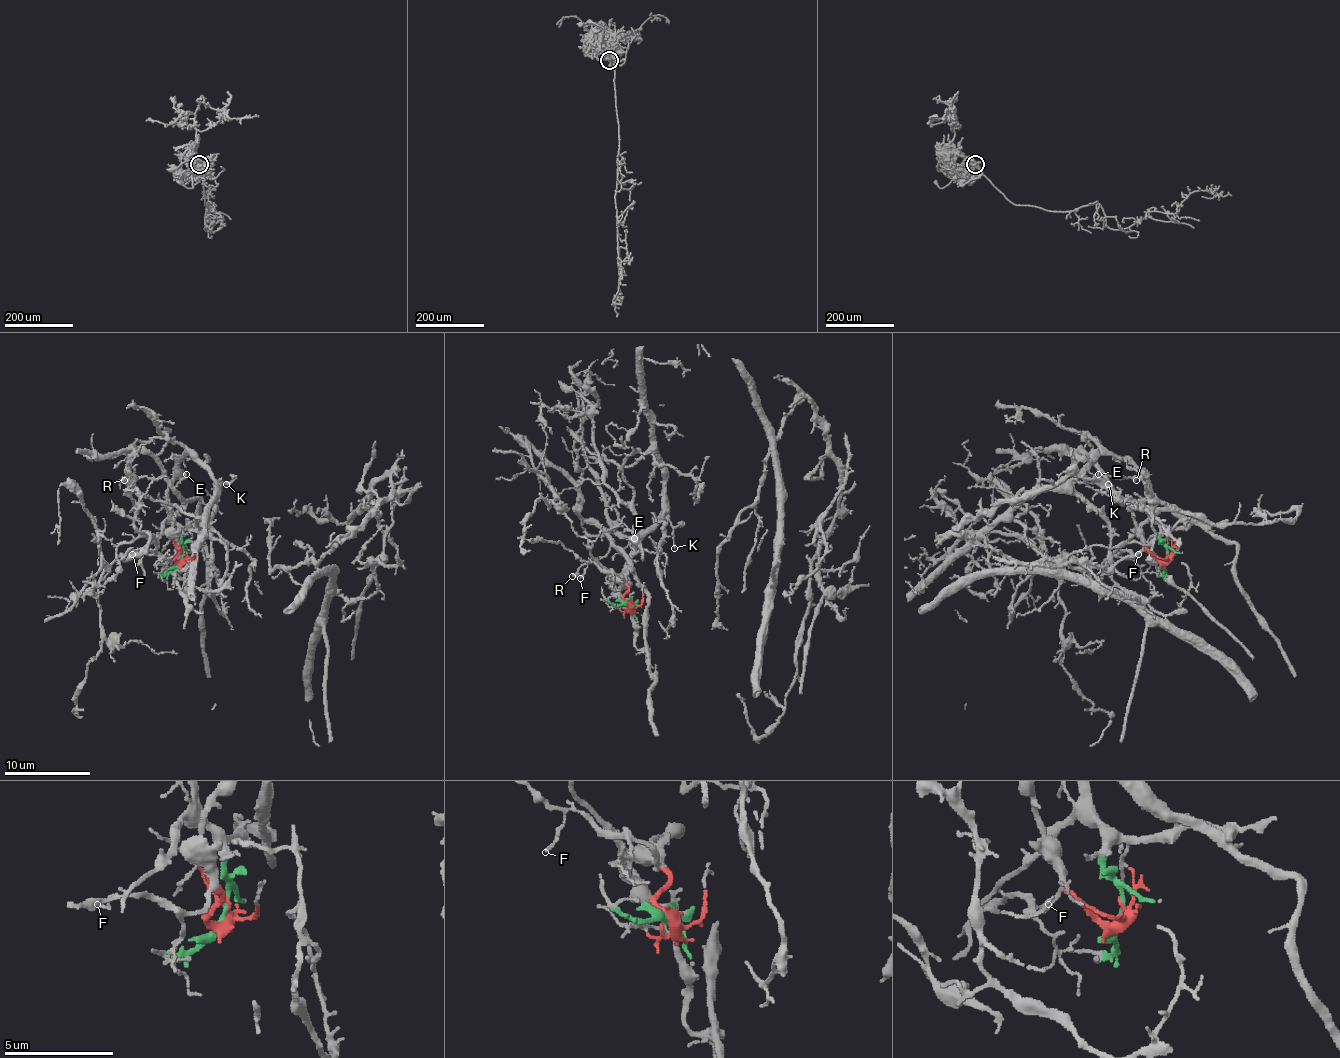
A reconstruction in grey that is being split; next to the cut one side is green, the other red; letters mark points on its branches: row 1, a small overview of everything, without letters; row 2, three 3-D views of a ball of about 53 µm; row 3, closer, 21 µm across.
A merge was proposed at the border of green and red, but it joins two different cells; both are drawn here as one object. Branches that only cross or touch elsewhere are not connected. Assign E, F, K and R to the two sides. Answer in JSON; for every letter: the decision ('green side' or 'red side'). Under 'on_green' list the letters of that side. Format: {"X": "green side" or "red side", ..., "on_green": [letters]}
{"E": "red side", "F": "red side", "K": "green side", "R": "red side", "on_green": ["K"]}

